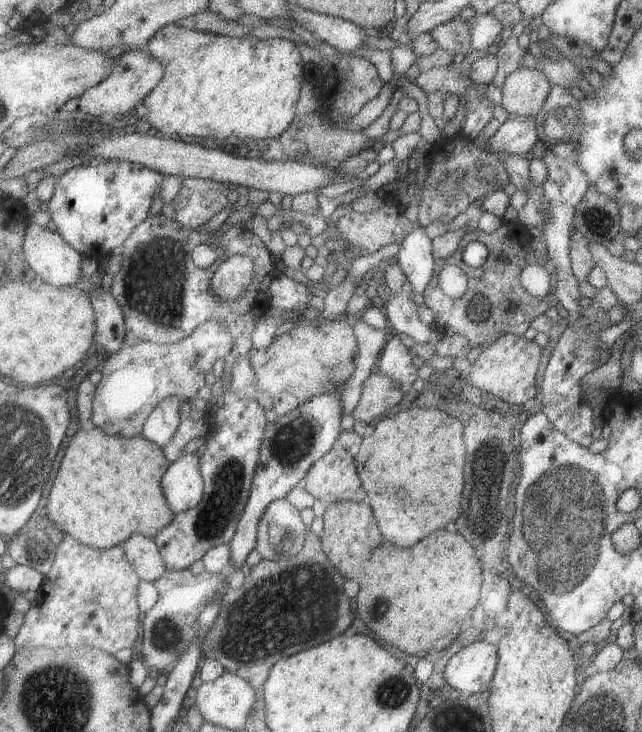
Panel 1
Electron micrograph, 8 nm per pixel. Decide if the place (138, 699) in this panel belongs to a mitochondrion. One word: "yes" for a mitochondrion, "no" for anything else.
no

